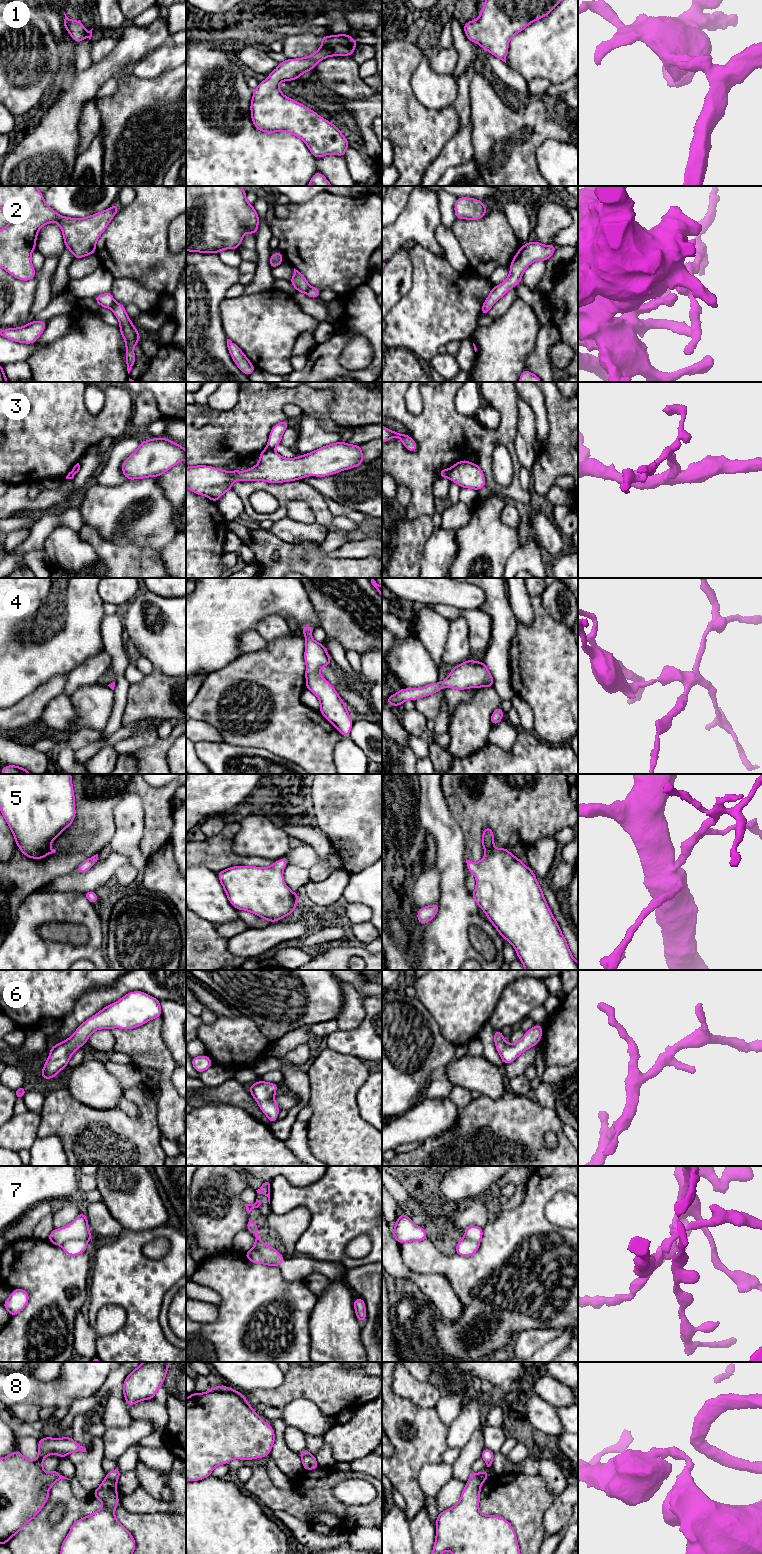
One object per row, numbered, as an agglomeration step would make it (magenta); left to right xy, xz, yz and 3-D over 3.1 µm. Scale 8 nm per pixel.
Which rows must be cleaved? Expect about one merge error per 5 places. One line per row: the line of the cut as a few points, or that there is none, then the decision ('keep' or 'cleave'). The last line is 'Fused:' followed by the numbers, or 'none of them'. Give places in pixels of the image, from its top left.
1: no cut; keep
2: cut in xy along (114, 301), (110, 307); cleave
3: cut in yz along (450, 468), (446, 476); cleave
4: no cut; keep
5: no cut; keep
6: no cut; keep
7: no cut; keep
8: cut in xy along (106, 1476), (116, 1482); cleave
Fused: 2, 3, 8

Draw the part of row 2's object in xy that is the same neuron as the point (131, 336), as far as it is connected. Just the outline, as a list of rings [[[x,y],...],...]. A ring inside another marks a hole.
[[[115,302],[111,307],[114,315],[120,322],[119,330],[122,334],[122,337],[125,341],[126,346],[126,366],[128,374],[130,373],[132,367],[134,366],[136,357],[134,355],[134,347],[140,340],[140,333],[132,324],[130,317],[126,313],[125,306],[121,303]]]

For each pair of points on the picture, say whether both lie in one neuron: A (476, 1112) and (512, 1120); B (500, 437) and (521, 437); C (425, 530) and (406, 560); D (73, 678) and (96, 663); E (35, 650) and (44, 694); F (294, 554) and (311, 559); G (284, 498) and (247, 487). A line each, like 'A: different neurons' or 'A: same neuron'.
A: same neuron
B: different neurons
C: same neuron
D: same neuron
E: different neurons
F: same neuron
G: same neuron

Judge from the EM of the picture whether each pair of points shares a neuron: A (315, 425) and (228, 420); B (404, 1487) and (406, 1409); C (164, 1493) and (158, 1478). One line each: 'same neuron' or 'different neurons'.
A: different neurons
B: same neuron
C: same neuron

